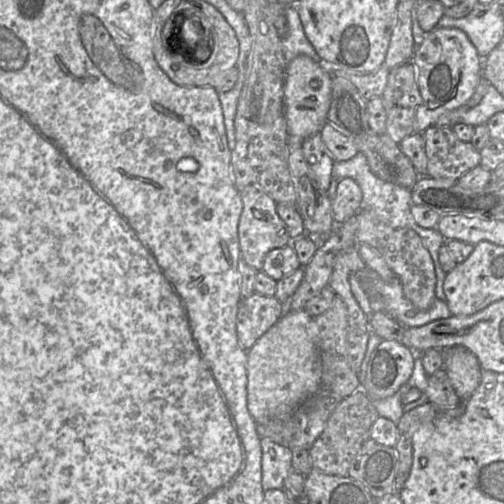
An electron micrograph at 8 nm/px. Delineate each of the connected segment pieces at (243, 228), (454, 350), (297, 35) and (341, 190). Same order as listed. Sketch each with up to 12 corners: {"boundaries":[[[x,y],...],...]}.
{"boundaries":[[[258,189],[241,193],[243,261],[261,271],[266,254],[293,238],[277,203]],[[461,346],[441,350],[443,370],[467,399],[481,383],[476,356]],[[284,6],[286,60],[321,60],[305,35],[295,6]],[[351,178],[333,179],[326,193],[333,219],[348,221],[363,206]]]}

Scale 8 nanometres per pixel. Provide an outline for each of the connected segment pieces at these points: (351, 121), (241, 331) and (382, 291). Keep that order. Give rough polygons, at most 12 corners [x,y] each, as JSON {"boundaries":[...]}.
{"boundaries":[[[332,77],[326,123],[374,174],[410,190],[421,178],[399,143],[371,129],[367,99]],[[253,293],[239,303],[241,347],[252,347],[283,315],[275,296]],[[366,266],[358,275],[384,313],[406,327],[452,316],[436,299],[417,309],[396,276],[384,281]]]}

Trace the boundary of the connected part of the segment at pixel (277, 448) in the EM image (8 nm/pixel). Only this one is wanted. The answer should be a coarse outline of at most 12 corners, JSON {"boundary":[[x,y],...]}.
{"boundary":[[261,437],[263,488],[282,490],[292,451]]}

